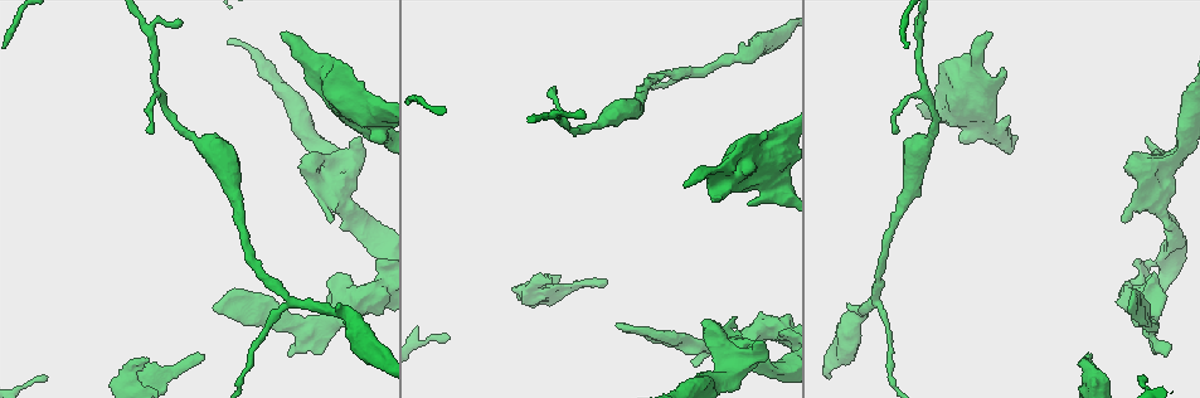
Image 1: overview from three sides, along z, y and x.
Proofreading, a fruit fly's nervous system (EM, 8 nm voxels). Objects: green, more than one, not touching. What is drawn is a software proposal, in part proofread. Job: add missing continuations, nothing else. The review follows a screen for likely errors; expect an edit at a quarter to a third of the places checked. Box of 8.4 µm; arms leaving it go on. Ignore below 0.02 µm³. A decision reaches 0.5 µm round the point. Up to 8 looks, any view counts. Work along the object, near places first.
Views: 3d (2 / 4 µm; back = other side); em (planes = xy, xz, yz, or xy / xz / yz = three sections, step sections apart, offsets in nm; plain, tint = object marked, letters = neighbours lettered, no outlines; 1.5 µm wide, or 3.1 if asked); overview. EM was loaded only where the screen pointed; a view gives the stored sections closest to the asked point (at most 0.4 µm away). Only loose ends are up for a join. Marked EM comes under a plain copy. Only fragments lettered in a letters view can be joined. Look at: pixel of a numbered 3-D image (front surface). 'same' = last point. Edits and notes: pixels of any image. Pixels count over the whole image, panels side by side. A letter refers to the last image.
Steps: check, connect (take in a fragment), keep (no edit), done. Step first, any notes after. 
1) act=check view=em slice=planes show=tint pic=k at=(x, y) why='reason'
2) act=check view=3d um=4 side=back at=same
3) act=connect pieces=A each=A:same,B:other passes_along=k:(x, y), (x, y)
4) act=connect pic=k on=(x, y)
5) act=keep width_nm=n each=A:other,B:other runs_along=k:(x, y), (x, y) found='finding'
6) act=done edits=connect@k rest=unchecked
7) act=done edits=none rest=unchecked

act=check view=em slice=planes show=letters pic=1 at=(989, 32) why='free end'

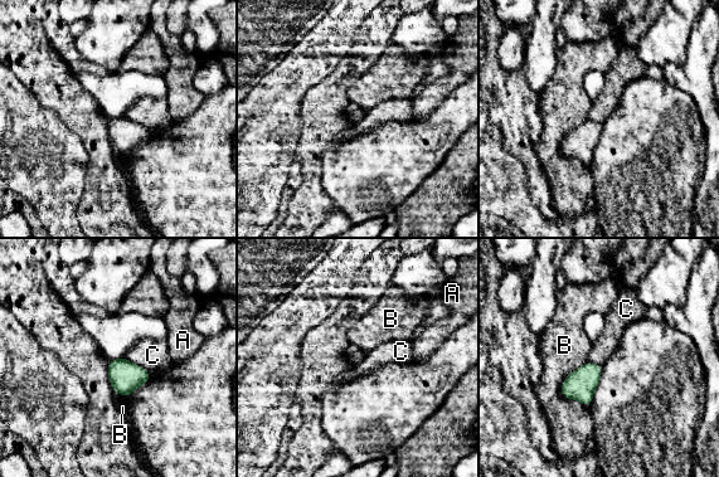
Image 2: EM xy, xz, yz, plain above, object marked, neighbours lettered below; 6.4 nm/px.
act=keep each=A:other,B:other,C:other border=2:(124, 356), (141, 365), (147, 371) found='none of them fits'

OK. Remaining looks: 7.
act=check view=em slice=planes show=tint pic=1 at=(345, 121) why='an open end'

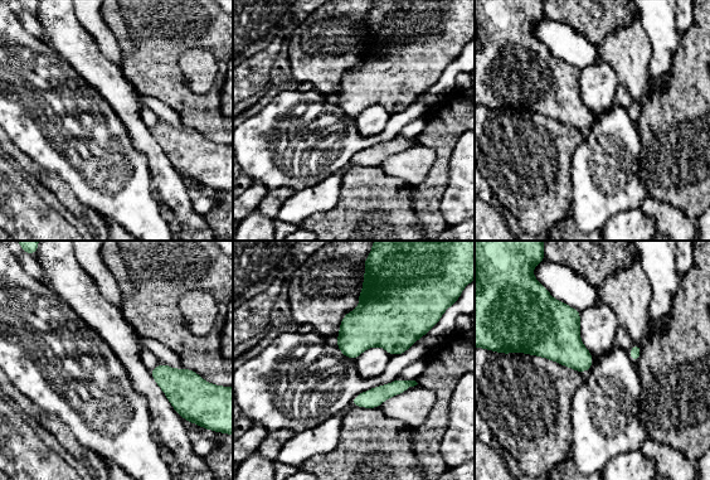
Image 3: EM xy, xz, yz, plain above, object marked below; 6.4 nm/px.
act=check view=em slice=planes show=letters at=same why='see the neighbours'

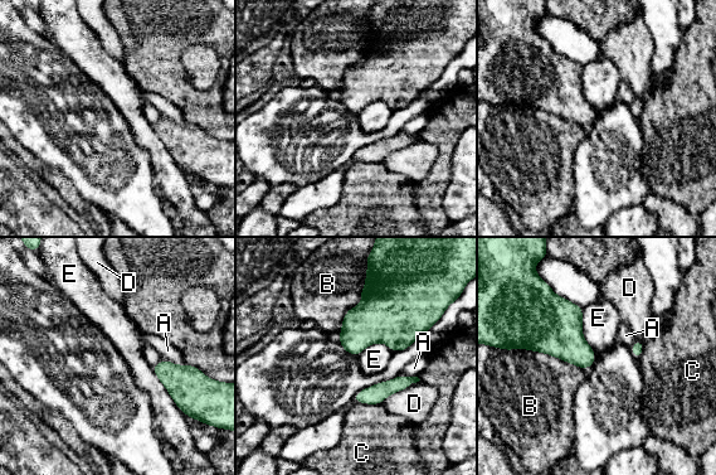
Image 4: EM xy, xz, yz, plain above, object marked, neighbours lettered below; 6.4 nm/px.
act=keep each=A:other,B:other,C:other,D:other,E:other found='none of them fits'

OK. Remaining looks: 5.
act=check view=3d um=2 pic=1 at=(606, 280) why='free end'

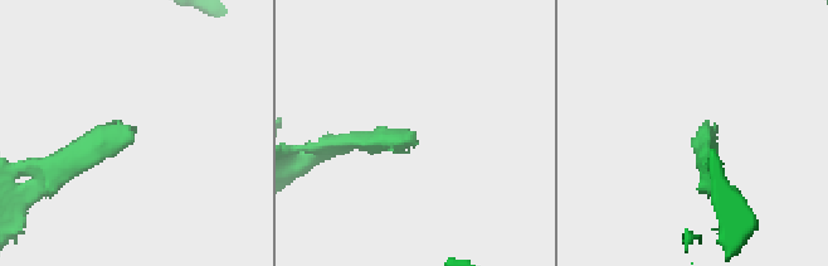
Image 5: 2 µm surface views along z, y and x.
act=check view=em slice=xy step=4 show=tint pic=5 at=(697, 131) why='need the tissue'

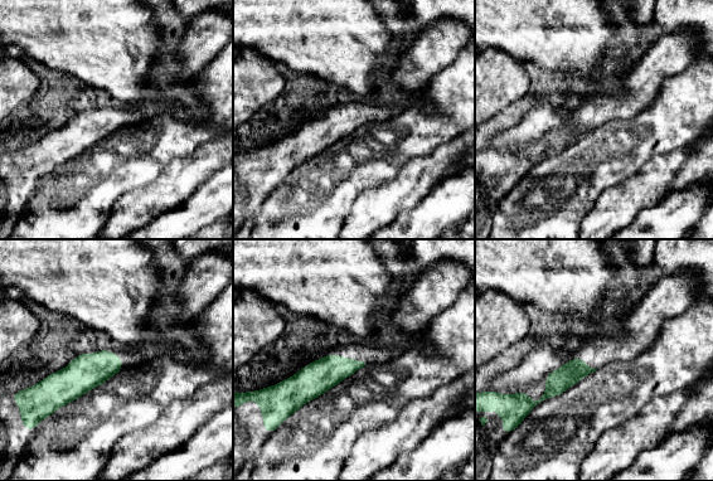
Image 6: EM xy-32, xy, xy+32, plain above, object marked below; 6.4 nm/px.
act=check view=em slice=planes show=letters at=same

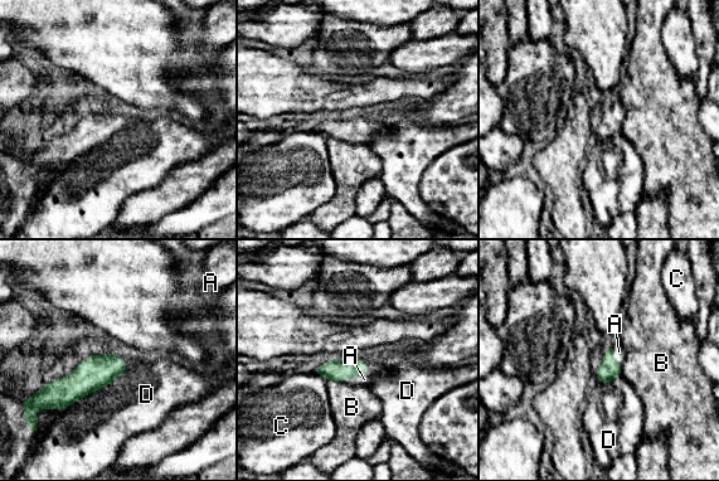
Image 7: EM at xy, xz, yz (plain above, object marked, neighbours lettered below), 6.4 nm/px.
act=connect pieces=A longest_contact=D:400nm each=A:same,B:other,C:other,D:other passes_along=7:(338, 370), (355, 375), (364, 379) found='it goes on there'

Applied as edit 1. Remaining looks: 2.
act=done edits=connect@7 rest=unchecked

